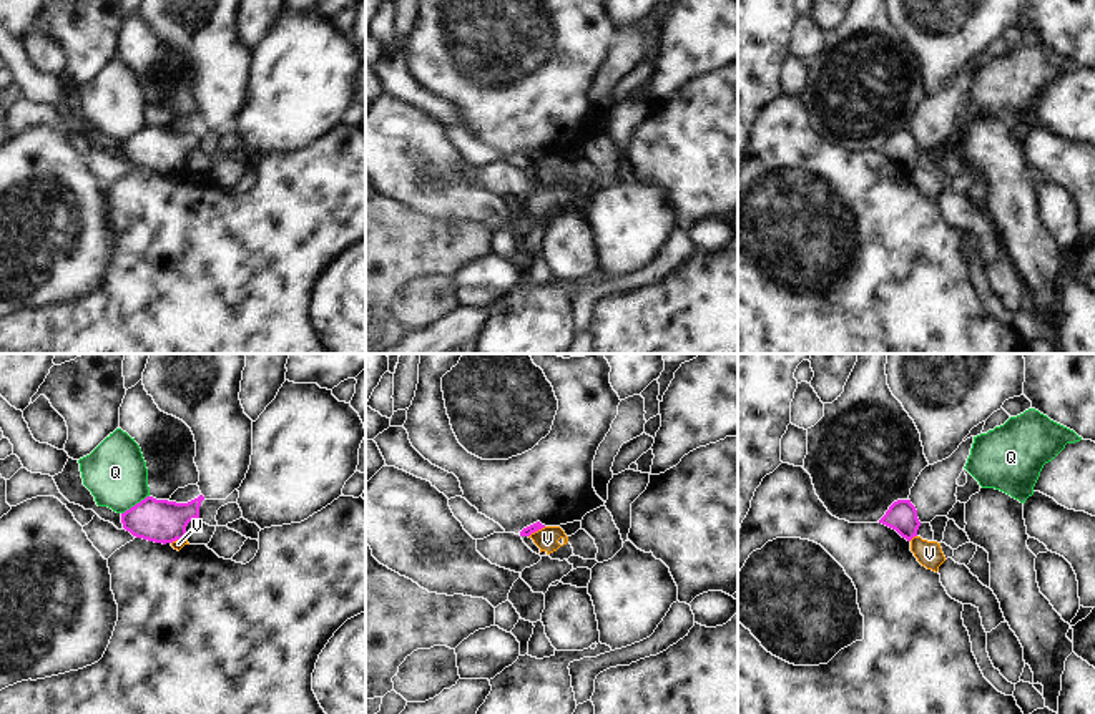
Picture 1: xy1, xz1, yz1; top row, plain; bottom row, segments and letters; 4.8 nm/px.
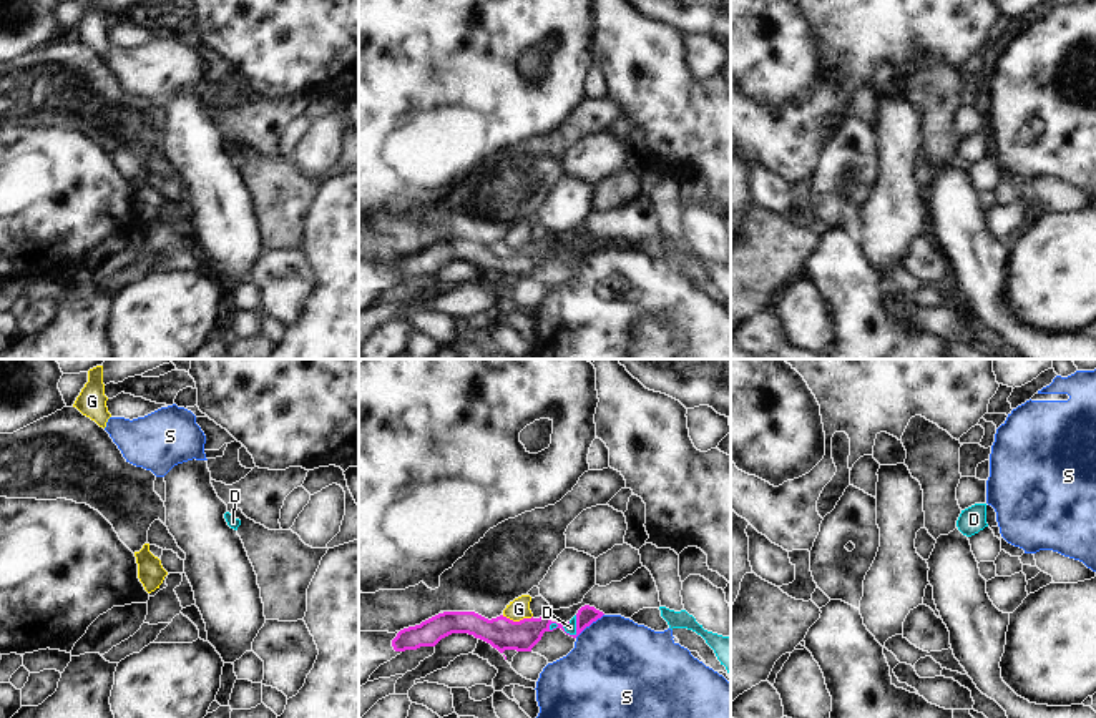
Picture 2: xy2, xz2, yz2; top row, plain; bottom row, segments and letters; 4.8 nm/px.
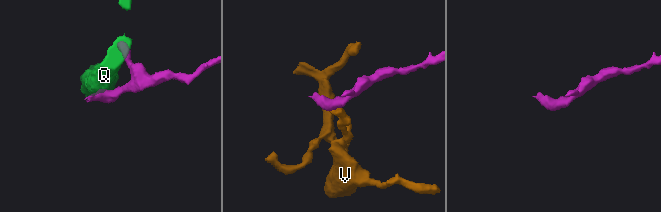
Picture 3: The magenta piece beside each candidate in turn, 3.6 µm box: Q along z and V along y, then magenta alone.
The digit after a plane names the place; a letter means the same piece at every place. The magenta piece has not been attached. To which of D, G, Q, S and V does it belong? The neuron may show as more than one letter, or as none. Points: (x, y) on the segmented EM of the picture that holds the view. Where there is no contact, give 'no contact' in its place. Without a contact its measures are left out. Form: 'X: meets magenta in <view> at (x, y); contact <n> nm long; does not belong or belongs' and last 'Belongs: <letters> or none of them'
D: meets magenta in xz2 at (577, 627); contact 110 nm long; belongs
G: meets magenta in xz2 at (517, 622); contact 150 nm long; does not belong
Q: meets magenta in xy1 at (137, 503); contact 160 nm long; does not belong
S: meets magenta in xz2 at (588, 625); contact 180 nm long; does not belong
V: meets magenta in xz1 at (537, 530); contact 100 nm long; does not belong
Belongs: D

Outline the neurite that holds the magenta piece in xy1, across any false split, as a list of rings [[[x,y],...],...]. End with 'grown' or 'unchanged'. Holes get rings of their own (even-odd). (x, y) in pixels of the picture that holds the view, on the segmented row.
[[[203,495],[188,503],[146,496],[121,513],[121,523],[136,538],[163,545],[173,543],[186,538],[186,526],[191,520],[199,518],[203,500]]]; unchanged

